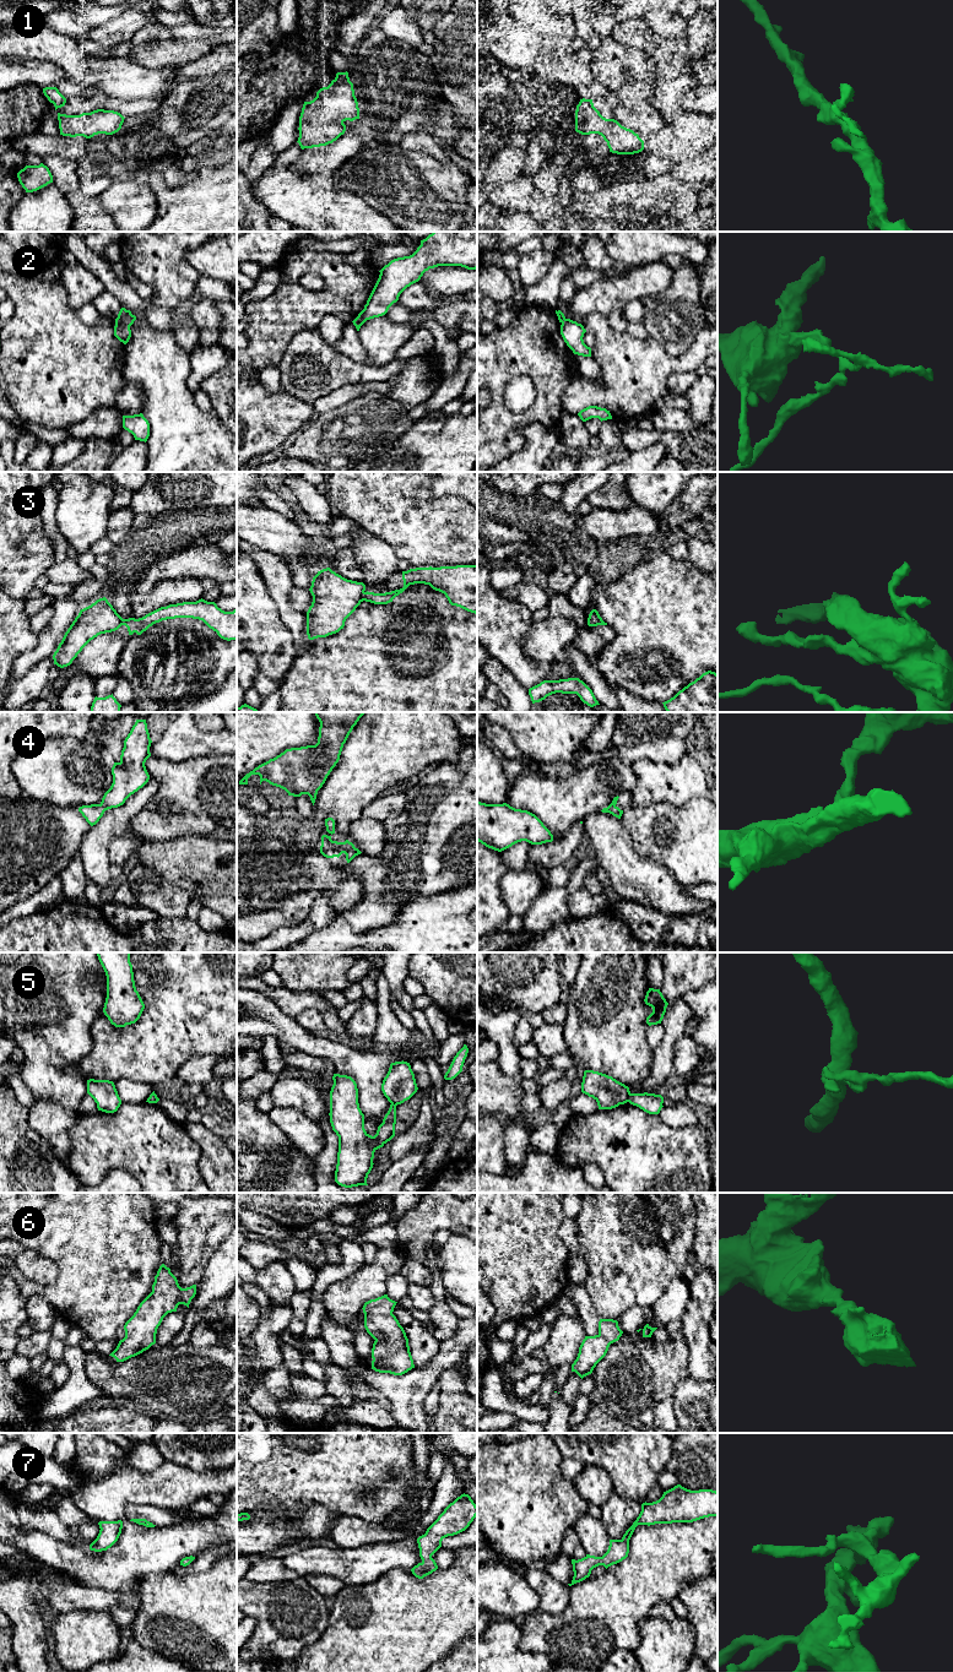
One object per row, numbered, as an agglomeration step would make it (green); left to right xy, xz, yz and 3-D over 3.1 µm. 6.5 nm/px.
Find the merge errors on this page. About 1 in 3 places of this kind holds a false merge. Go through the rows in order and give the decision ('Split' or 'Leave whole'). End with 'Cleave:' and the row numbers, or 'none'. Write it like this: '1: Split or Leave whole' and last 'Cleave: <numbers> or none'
1: Leave whole
2: Split
3: Split
4: Leave whole
5: Split
6: Leave whole
7: Leave whole
Cleave: 2, 3, 5

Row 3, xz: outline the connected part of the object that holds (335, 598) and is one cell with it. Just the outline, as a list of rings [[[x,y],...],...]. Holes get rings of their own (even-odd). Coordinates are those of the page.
[[[326,568],[313,577],[309,591],[313,602],[307,612],[307,635],[314,640],[343,629],[346,619],[361,604],[366,585]]]

